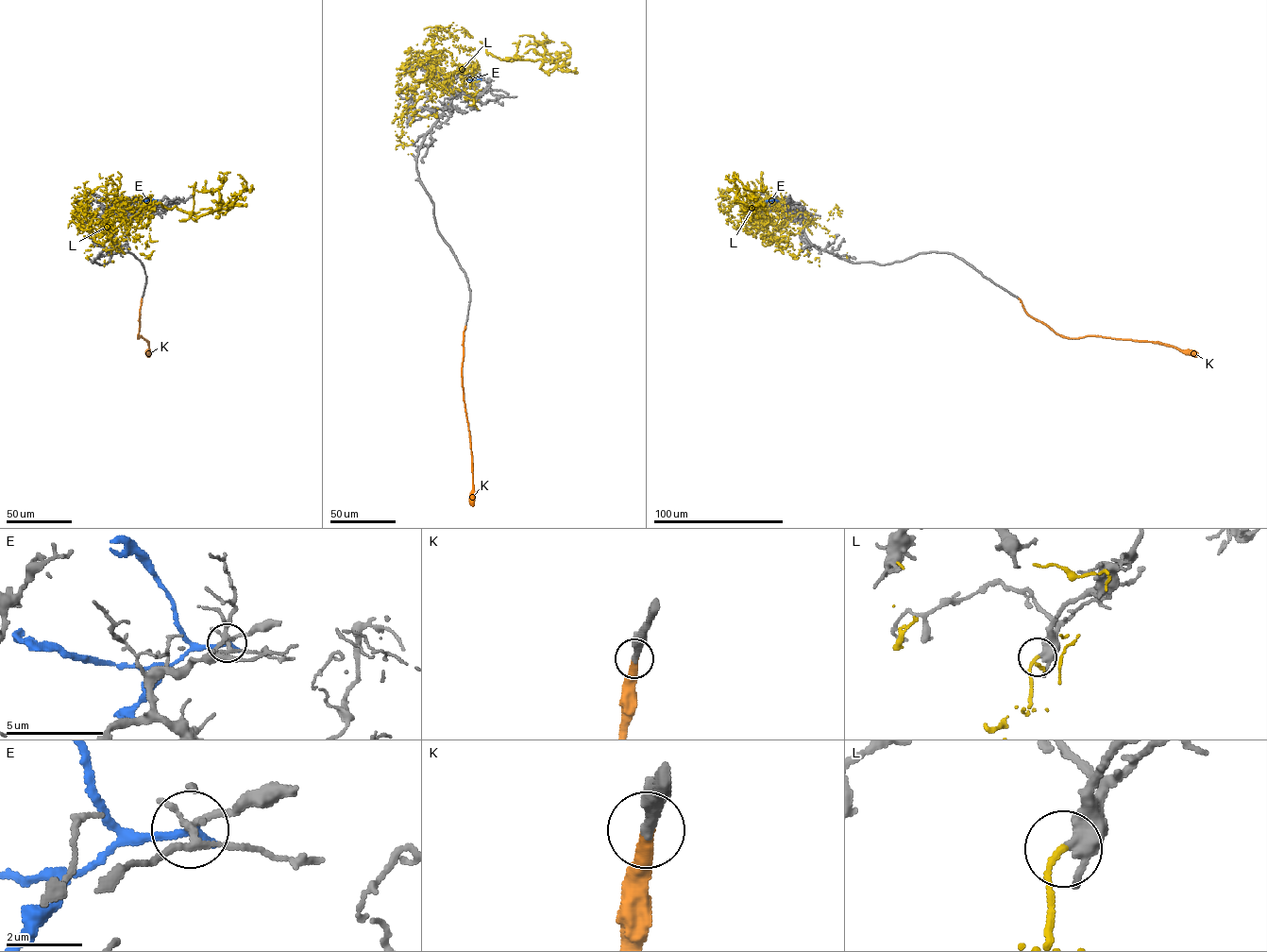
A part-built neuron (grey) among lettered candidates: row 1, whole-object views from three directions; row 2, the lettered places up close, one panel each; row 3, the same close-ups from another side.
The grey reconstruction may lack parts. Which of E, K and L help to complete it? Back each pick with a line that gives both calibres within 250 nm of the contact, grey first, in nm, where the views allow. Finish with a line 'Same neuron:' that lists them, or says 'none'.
K: 360 nm thick on the grey side, 380 nm on the other
Same neuron: K

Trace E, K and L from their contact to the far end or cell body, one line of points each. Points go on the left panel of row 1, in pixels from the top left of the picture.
E: (157, 200), (143, 200)
K: (142, 297), (138, 337), (141, 336), (148, 342), (148, 356)
L: (129, 223), (108, 240), (115, 229), (91, 224), (96, 212), (86, 218), (93, 234), (75, 219), (88, 258)

